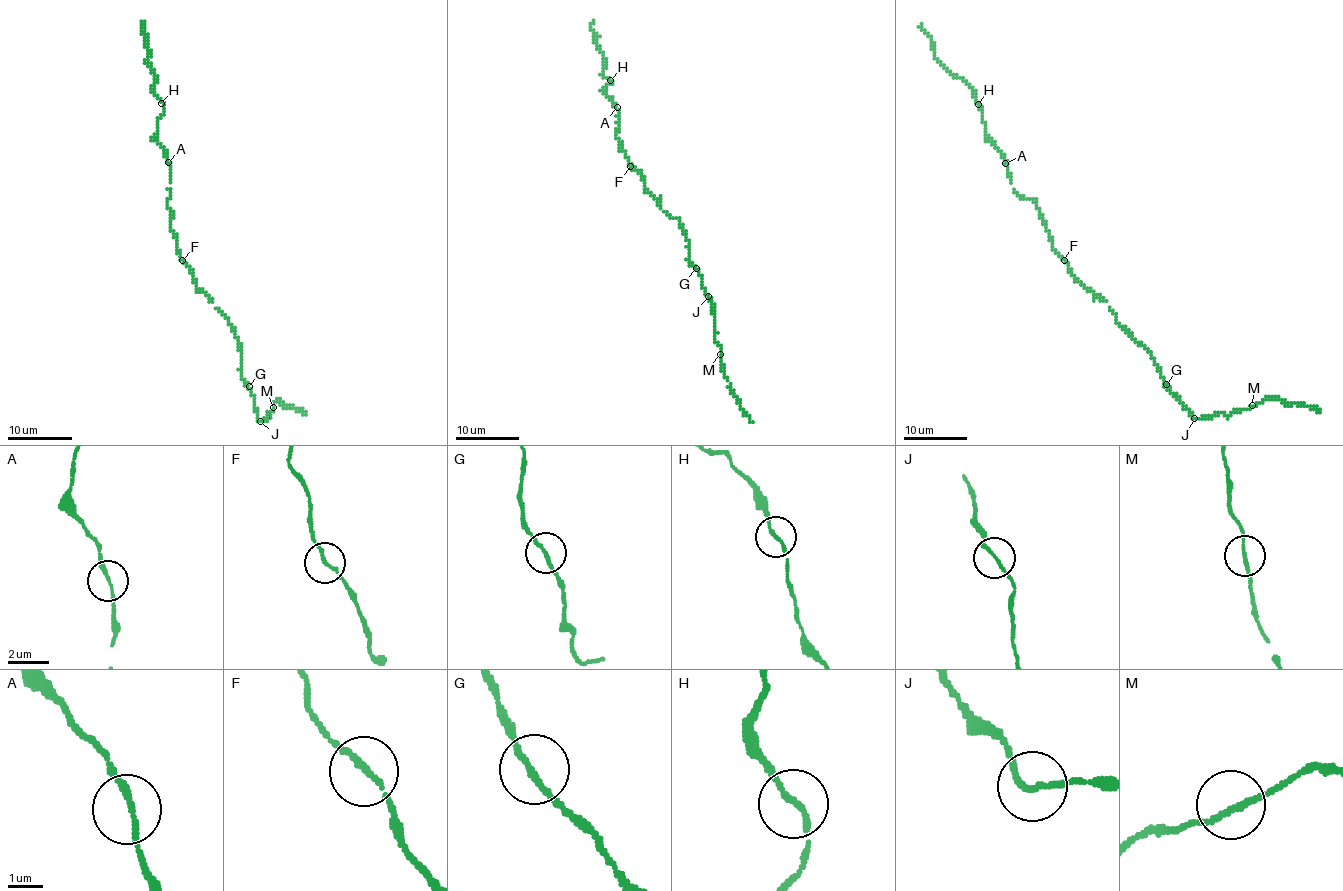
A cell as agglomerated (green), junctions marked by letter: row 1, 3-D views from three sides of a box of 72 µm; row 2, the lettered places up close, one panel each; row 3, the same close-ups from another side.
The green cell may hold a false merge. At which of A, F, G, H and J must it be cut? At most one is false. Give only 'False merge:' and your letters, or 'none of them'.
False merge: none of them

